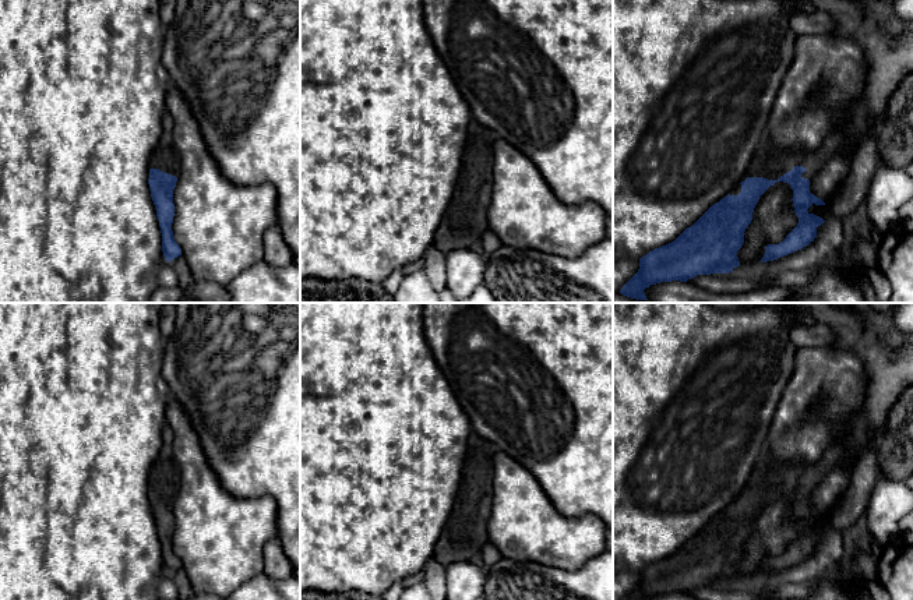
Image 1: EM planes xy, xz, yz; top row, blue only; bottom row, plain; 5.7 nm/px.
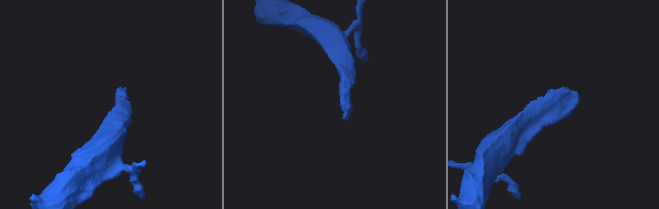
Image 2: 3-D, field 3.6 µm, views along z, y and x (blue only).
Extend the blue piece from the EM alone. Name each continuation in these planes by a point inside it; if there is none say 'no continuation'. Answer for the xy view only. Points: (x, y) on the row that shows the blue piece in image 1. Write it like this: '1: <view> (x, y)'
1: xy (165, 158)

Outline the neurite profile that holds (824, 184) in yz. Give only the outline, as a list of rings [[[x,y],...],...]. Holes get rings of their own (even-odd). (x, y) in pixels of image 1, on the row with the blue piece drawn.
[[[850,152],[832,155],[810,181],[810,193],[818,198],[832,198],[846,179],[853,155]]]

